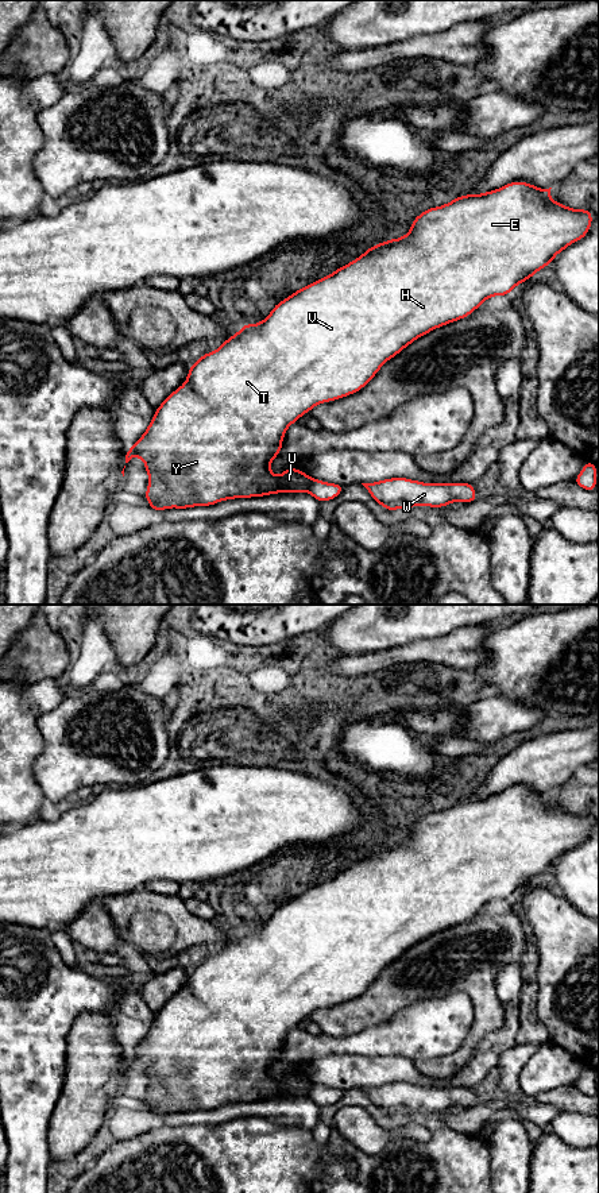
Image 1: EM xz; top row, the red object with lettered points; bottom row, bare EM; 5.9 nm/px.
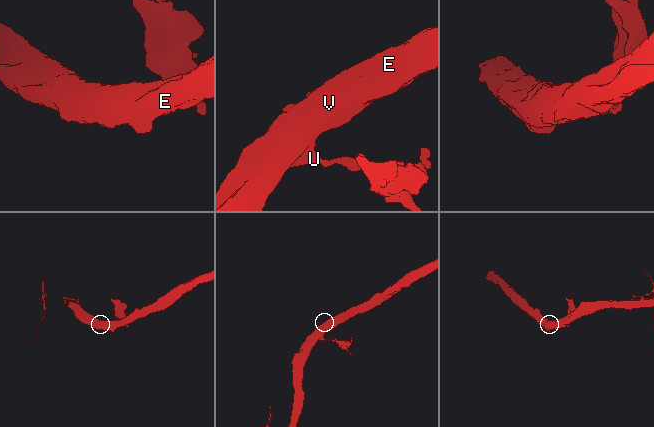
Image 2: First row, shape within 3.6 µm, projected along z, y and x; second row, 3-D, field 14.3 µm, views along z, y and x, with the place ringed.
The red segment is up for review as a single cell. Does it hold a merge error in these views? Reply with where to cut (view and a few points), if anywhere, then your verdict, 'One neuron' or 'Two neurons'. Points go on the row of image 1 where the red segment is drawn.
Split along xz (313, 479), (306, 490). Two neurons

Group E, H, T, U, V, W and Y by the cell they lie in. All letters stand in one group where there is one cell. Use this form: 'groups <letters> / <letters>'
groups E H T U V Y / W

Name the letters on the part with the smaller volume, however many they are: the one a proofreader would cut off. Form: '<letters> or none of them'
W

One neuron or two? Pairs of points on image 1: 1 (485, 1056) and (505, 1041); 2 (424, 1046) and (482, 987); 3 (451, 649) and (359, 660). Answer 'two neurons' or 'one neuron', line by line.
1: one neuron
2: two neurons
3: one neuron

